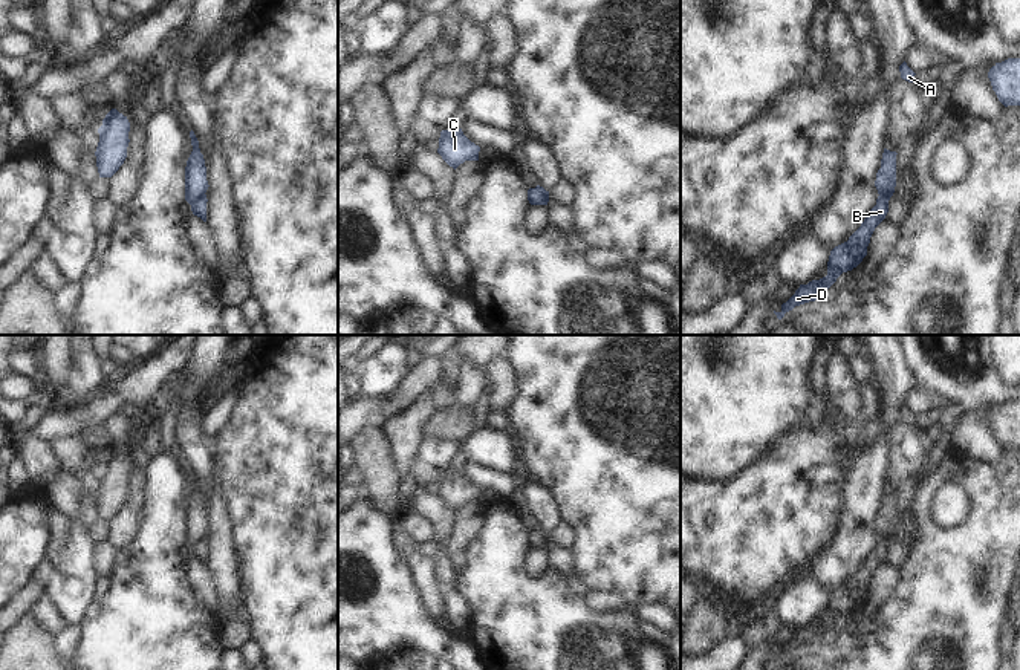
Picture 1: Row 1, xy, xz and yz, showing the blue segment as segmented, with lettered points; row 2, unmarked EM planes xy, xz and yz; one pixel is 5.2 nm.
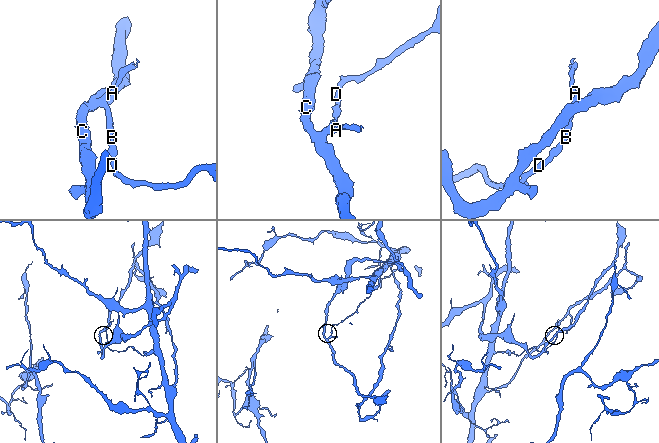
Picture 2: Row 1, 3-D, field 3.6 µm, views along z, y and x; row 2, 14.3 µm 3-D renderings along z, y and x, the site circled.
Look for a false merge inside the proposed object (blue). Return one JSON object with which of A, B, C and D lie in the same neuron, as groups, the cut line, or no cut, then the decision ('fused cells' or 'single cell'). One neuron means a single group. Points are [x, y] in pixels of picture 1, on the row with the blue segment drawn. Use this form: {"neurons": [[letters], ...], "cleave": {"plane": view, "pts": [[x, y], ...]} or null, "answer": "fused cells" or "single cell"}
{"neurons": [["A", "C"], ["B", "D"]], "cleave": {"plane": "xy", "pts": [[204, 193], [191, 205]]}, "answer": "fused cells"}

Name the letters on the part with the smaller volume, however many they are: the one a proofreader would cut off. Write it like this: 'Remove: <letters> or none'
Remove: A, C.

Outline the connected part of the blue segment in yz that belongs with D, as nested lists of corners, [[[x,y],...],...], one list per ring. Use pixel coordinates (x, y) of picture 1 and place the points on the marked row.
[[[879,194],[876,205],[870,210],[861,226],[849,237],[847,242],[835,246],[830,251],[827,262],[827,275],[820,280],[812,280],[807,285],[800,285],[795,294],[781,304],[781,311],[774,314],[778,320],[795,306],[815,301],[836,281],[836,278],[847,271],[856,268],[867,255],[867,246],[875,228],[885,219],[888,213],[890,197]]]

